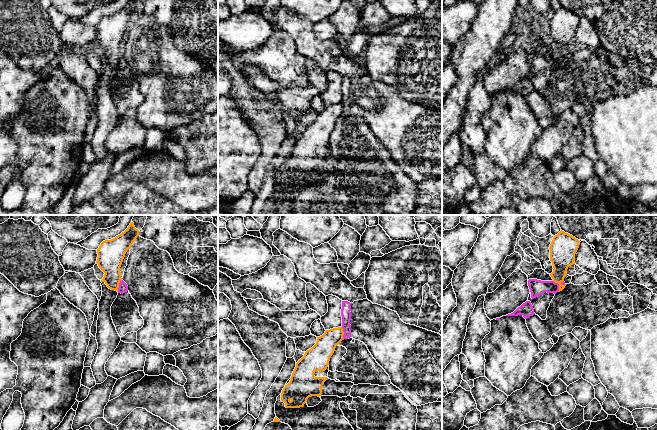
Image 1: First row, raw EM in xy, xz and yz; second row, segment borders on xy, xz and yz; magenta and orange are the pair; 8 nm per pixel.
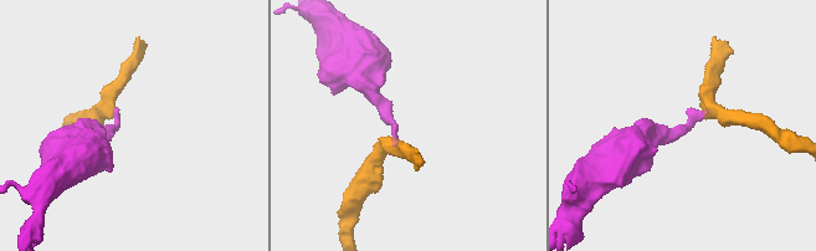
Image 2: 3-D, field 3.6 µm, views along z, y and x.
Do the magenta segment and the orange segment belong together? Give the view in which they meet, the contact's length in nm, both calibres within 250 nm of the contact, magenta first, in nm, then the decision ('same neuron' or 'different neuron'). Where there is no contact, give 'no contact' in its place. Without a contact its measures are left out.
meets magenta in yz; contact 110 nm long; 130 nm thick on the magenta side, 200 nm on the other; different neuron

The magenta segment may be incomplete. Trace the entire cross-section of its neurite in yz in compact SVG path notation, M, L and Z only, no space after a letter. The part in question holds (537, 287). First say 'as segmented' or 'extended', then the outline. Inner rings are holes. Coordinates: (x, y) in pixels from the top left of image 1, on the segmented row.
as segmented; M529 279L528 286L531 292L531 298L534 299L545 292L556 294L559 291L559 284L554 281L541 281L537 279Z

